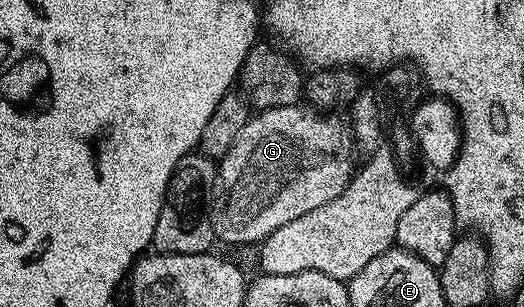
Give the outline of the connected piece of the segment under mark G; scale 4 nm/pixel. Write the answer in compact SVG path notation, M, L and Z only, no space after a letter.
M300 104L261 110L247 121L245 128L241 128L241 136L233 140L233 148L229 148L227 155L217 162L211 223L220 243L228 242L231 246L262 243L263 239L277 232L277 228L289 224L289 220L297 220L297 216L305 216L305 212L313 212L345 192L353 177L353 130L335 114L338 113L316 112Z

